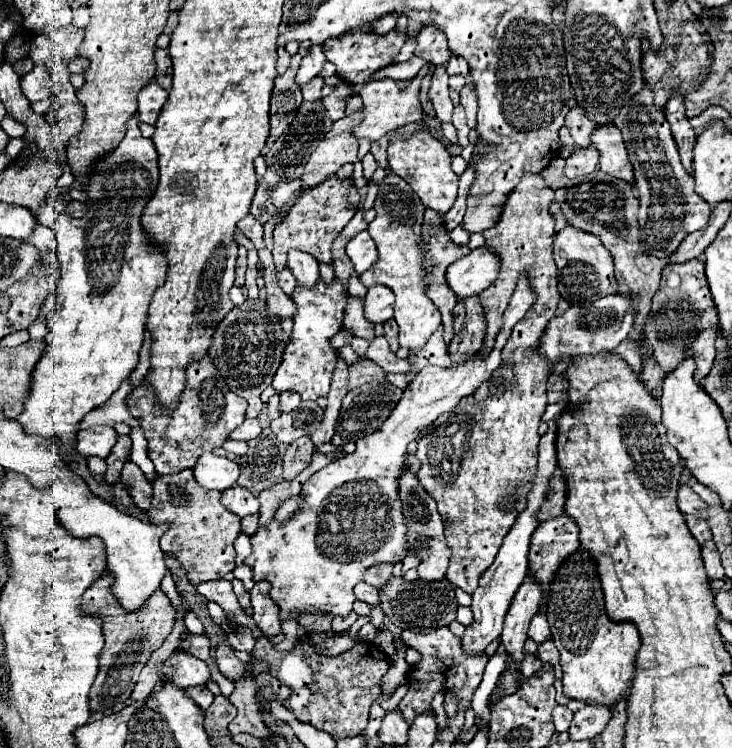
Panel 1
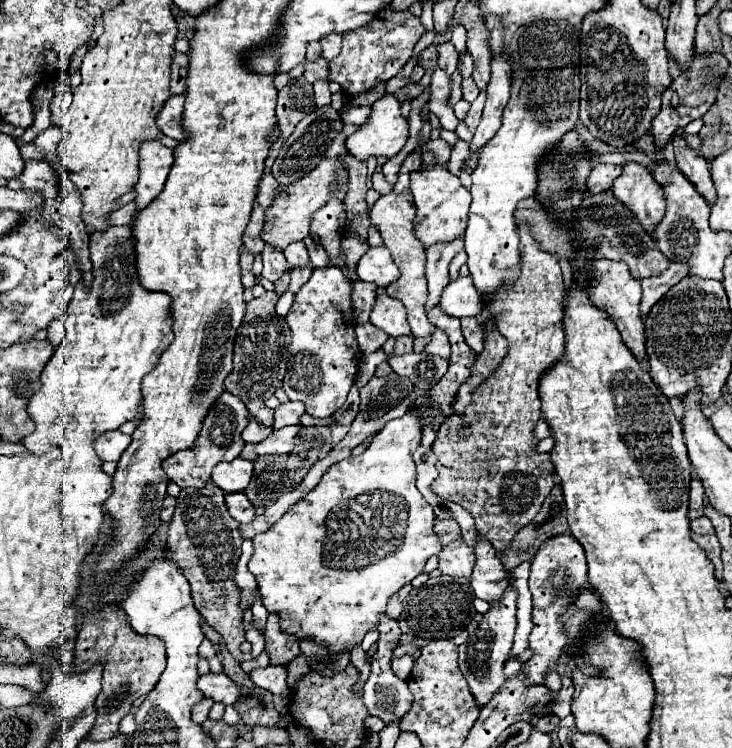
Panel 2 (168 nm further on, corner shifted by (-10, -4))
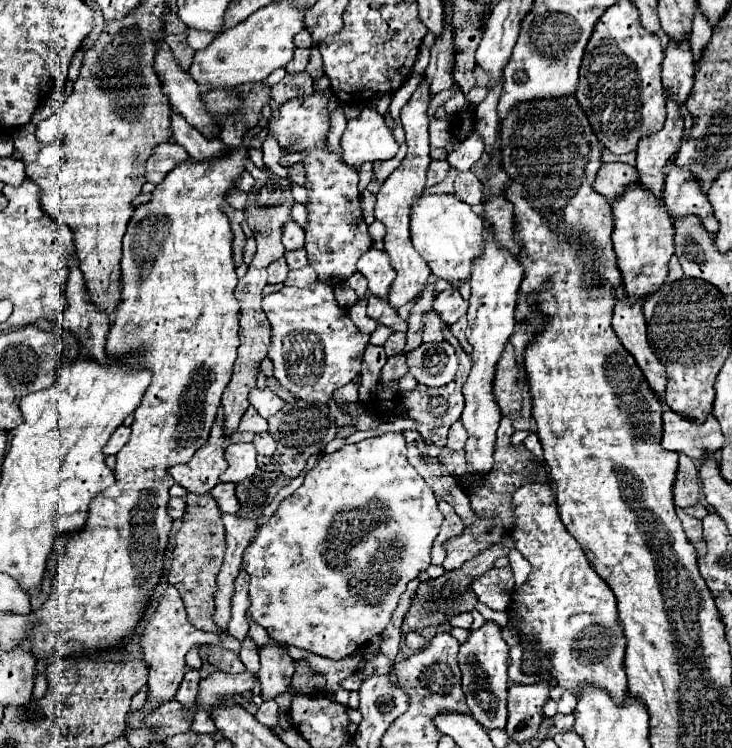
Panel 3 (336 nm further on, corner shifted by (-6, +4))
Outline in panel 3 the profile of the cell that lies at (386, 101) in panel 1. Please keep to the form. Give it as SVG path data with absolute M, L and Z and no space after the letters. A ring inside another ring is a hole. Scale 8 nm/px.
M365 105L361 115L347 123L341 147L343 161L353 167L363 165L365 161L391 159L399 151L399 143L395 141L385 115L381 115L375 105Z

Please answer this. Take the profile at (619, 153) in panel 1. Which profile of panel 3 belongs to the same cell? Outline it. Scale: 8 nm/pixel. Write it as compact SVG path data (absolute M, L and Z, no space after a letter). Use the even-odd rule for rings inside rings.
M631 183L625 191L611 201L613 209L613 249L617 255L617 265L623 277L625 291L631 301L645 299L667 277L667 263L673 255L673 219L663 203L663 197L657 197L649 189L641 187L641 183Z

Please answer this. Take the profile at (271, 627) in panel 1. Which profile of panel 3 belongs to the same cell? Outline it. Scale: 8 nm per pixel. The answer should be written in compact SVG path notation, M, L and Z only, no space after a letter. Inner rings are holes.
M273 639L259 649L259 659L261 659L259 669L261 695L263 699L273 699L275 695L283 693L289 687L295 671L295 659L291 659L285 645Z

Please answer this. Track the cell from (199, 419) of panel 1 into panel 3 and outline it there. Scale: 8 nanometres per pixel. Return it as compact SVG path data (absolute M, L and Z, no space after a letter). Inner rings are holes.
M223 415L215 417L207 443L187 461L181 465L173 465L169 469L175 483L185 487L191 493L203 495L211 491L219 483L219 475L227 469L225 449L229 445L229 437L223 429Z

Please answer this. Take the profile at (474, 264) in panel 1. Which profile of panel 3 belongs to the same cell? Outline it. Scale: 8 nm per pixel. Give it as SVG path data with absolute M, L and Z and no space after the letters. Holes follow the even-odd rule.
M447 289L447 291L441 291L435 297L433 309L441 315L441 319L445 323L453 325L461 315L465 315L465 311L467 311L467 299L461 297L459 289Z

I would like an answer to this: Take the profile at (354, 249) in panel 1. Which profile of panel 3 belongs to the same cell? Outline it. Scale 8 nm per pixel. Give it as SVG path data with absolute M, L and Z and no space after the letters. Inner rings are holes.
M371 247L361 259L357 271L367 277L369 281L369 291L377 297L385 297L393 279L395 279L395 269L391 267L391 259L387 251Z

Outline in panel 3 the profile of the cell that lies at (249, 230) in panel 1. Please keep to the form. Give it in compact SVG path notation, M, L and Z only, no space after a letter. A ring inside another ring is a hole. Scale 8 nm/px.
M285 257L273 261L273 263L267 267L267 271L269 271L269 283L283 283L285 277L287 277L287 273L289 273L289 267L287 267L287 263L285 263Z

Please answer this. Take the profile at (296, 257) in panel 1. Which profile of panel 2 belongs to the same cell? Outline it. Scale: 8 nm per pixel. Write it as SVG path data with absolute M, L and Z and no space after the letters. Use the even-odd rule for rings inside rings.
M295 241L295 243L287 245L283 253L287 257L289 267L299 267L299 265L305 265L309 261L309 253L307 253L307 247L303 241Z

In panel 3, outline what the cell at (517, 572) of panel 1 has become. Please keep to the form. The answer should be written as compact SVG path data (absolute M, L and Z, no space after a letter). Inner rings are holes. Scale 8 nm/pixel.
M485 621L483 627L469 631L467 641L461 645L457 661L463 673L463 693L471 715L487 729L503 729L507 723L507 687L509 687L509 645L503 639L503 627L495 621Z

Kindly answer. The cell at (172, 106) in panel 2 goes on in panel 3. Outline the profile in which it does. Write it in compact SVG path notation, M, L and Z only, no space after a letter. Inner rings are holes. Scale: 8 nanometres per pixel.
M171 111L171 131L177 145L185 147L191 159L203 161L213 159L213 155L221 155L225 151L225 143L221 139L209 139L201 131L197 131L193 125L189 125L183 115L177 111Z

